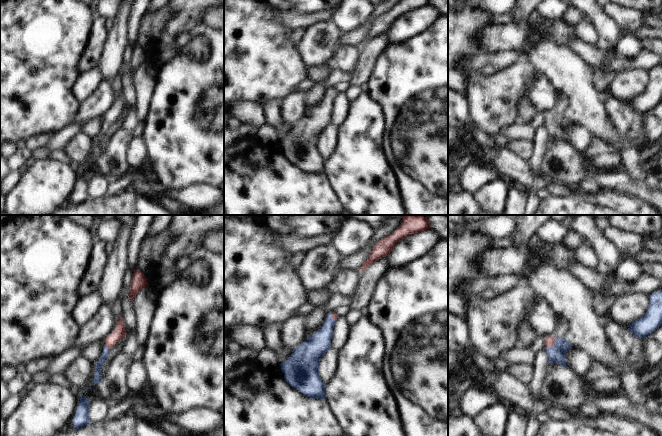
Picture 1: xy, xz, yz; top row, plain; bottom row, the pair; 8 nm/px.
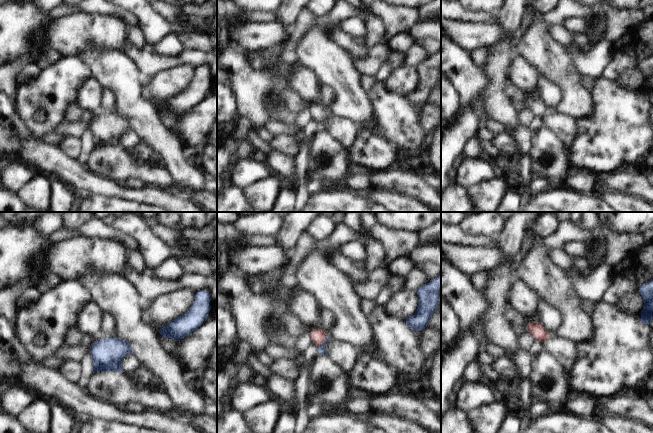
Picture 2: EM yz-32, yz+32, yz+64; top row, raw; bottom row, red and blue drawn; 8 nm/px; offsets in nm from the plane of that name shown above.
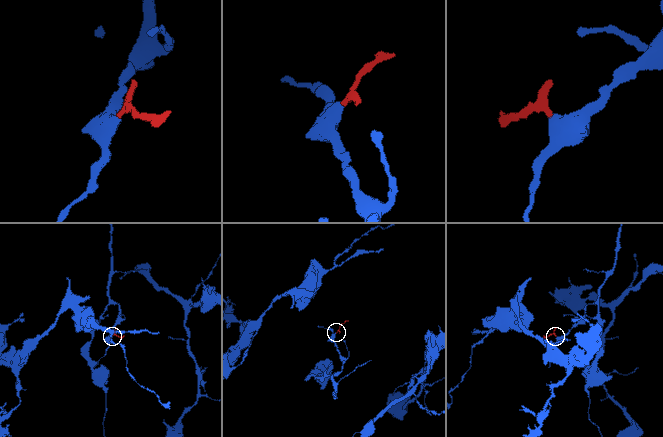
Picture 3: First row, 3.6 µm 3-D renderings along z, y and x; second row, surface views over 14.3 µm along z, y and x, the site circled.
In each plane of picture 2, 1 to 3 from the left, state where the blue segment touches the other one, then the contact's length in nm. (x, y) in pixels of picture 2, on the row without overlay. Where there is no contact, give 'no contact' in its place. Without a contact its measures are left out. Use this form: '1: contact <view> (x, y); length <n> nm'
1: no contact
2: contact yz+32 (322, 119); length 100 nm
3: no contact

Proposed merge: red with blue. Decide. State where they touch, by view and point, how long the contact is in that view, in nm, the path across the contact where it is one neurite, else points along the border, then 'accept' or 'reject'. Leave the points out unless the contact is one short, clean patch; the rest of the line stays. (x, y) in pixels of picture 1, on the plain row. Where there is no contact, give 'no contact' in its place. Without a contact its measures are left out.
meets red in yz at (552, 121); contact 120 nm long; runs through yz (549, 117), (552, 121), (556, 125), (556, 130); accept

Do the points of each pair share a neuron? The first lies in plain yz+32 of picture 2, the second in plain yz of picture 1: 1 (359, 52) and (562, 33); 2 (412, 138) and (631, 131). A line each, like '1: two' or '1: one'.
1: two
2: one

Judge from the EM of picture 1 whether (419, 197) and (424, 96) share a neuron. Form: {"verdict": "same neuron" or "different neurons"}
{"verdict": "same neuron"}

